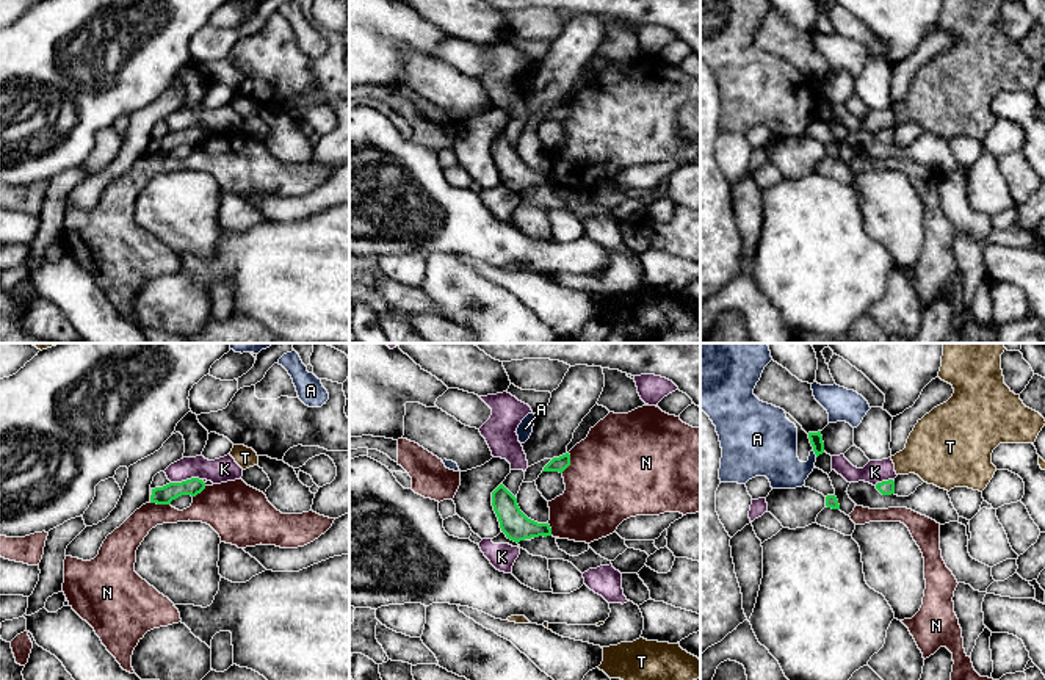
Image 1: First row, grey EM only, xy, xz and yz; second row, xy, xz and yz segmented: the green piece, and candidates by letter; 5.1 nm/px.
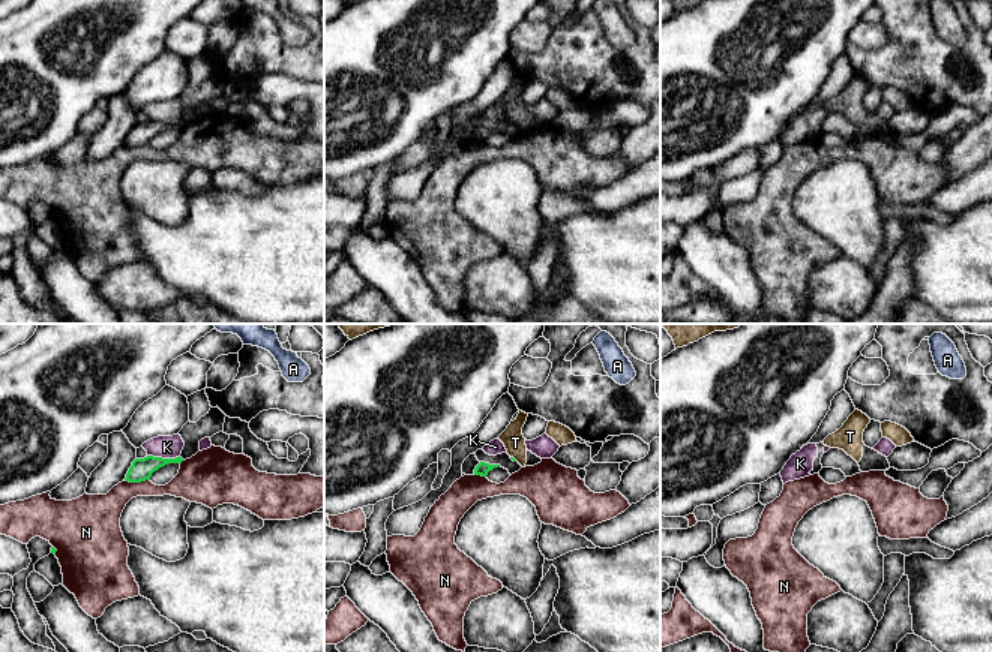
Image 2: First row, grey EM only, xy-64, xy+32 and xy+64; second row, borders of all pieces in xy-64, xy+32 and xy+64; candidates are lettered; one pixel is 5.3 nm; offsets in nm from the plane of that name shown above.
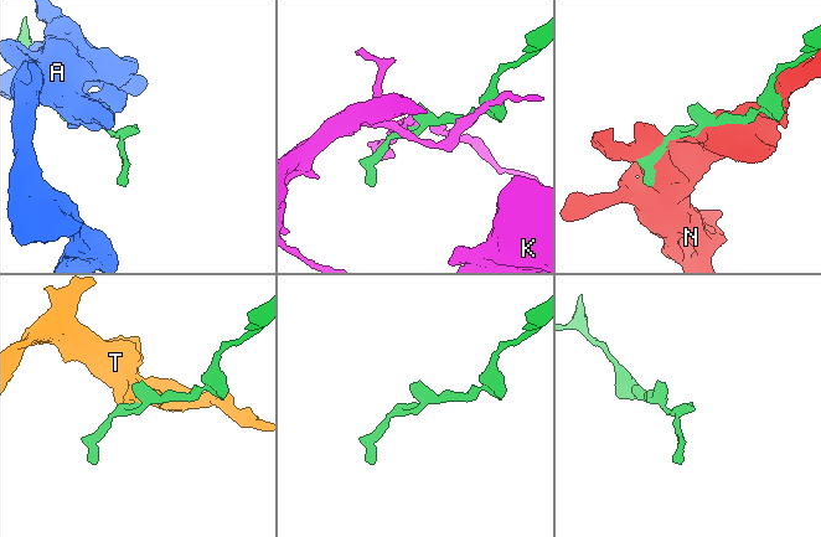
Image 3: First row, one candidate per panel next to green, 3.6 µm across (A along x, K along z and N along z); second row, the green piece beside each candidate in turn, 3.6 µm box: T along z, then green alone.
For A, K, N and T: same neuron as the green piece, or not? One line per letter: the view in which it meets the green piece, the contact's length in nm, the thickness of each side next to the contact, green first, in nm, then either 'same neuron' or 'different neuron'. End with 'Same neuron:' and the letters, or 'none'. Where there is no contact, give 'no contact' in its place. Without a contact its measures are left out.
A: yz | 50 nm | 70/300 nm | different neuron
K: xy | 160 nm | 100/130 nm | different neuron
N: xy | 110 nm | 100/170 nm | different neuron
T: xy | 30 nm | 100/20 nm | different neuron
Same neuron: none

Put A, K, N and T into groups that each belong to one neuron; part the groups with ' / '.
A / K / N / T

